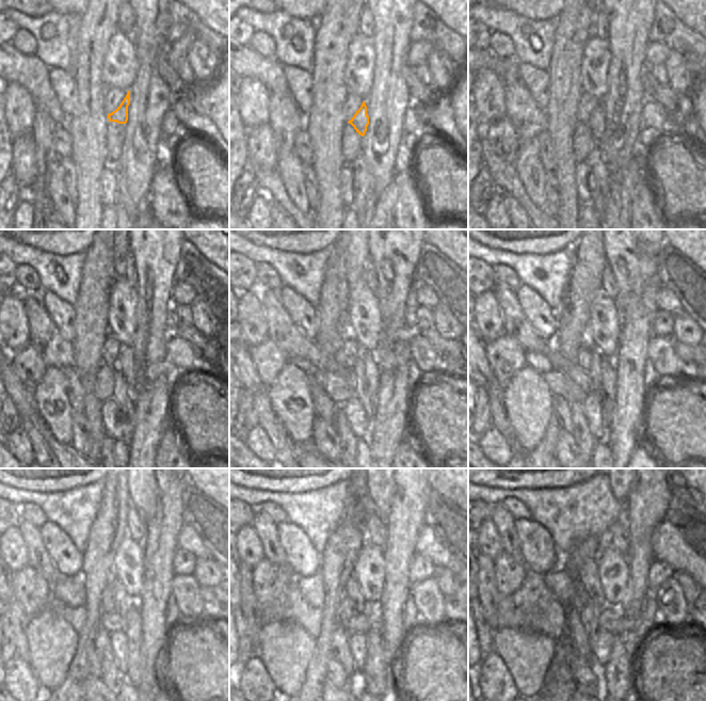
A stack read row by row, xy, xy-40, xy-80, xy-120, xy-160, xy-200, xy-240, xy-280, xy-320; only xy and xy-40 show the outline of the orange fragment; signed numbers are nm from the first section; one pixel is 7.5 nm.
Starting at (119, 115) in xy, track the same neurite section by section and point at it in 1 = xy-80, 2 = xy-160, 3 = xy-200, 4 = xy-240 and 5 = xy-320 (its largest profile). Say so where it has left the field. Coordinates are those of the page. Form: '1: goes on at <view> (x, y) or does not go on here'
1: goes on at xy-80 (596, 122)
2: goes on at xy-160 (371, 369)
3: goes on at xy-200 (609, 388)
4: goes on at xy-240 (133, 633)
5: goes on at xy-320 (616, 671)

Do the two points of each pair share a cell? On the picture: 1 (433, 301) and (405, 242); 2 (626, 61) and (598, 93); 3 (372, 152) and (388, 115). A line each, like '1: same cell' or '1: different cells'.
1: different cells
2: different cells
3: same cell

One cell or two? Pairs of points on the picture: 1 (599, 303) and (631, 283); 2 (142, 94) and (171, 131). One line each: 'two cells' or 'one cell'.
1: two cells
2: two cells

